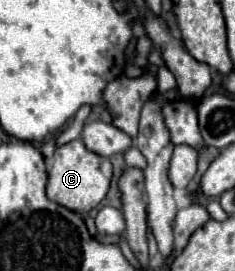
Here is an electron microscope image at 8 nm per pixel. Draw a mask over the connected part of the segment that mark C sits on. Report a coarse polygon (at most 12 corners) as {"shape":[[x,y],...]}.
{"shape":[[75,139],[53,155],[47,197],[89,213],[113,167]]}

